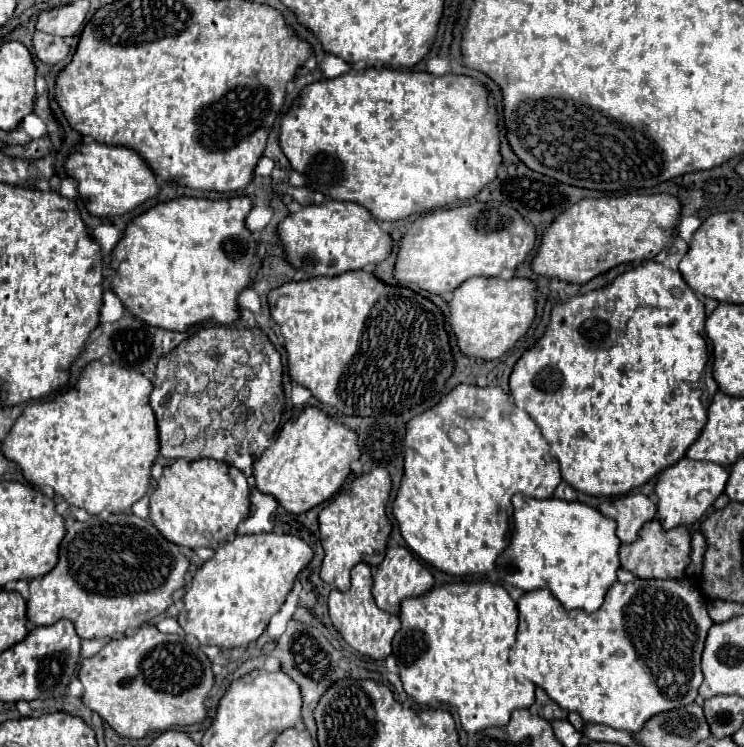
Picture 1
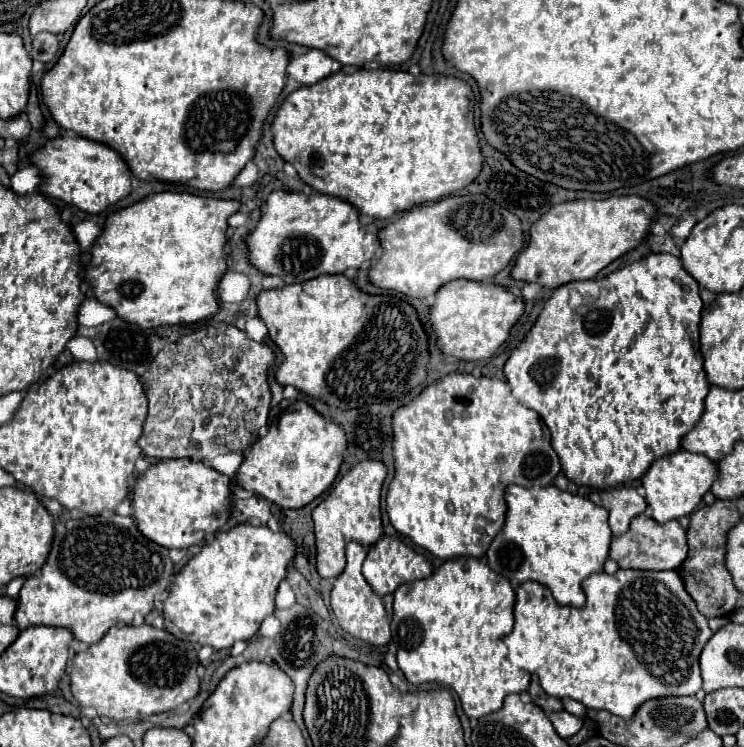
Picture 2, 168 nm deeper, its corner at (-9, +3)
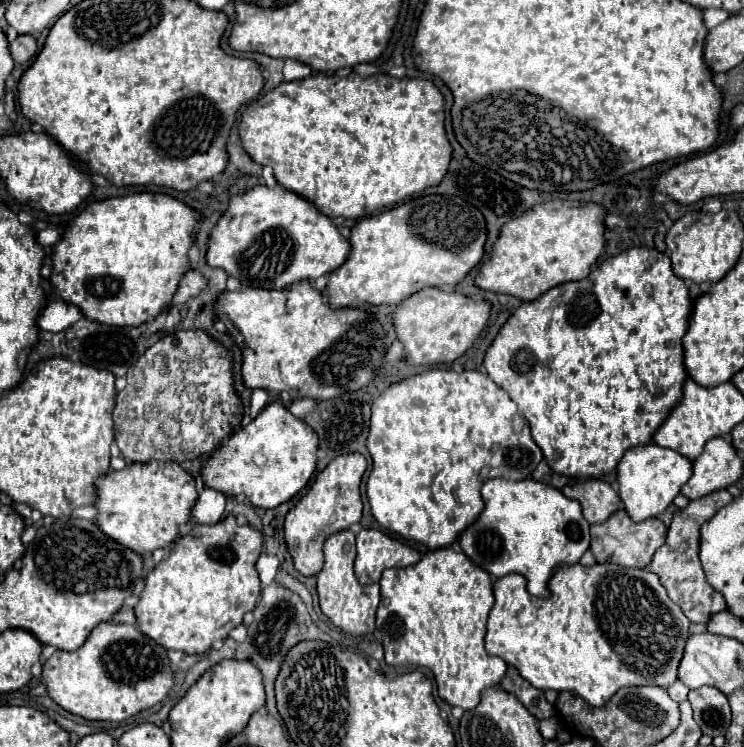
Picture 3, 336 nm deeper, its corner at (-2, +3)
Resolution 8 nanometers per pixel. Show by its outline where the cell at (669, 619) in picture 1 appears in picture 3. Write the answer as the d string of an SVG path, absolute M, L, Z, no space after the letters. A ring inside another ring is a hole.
M560 564L554 574L550 576L548 580L548 590L550 590L550 596L548 598L536 598L536 596L530 596L526 592L526 586L524 586L524 578L520 578L520 574L508 574L504 578L498 578L494 582L494 606L490 610L490 616L488 616L488 632L486 632L486 652L488 654L494 654L494 656L500 656L504 658L506 664L518 668L520 676L524 680L528 680L534 688L540 688L540 690L546 690L546 688L552 688L556 692L560 690L568 690L580 698L584 698L588 704L592 706L604 706L604 702L608 702L608 698L612 698L612 694L616 690L620 690L620 686L644 686L644 684L656 684L656 686L668 686L668 682L676 682L678 680L678 664L680 664L680 658L682 658L682 650L686 646L686 640L688 640L688 618L684 618L682 610L668 598L666 590L660 586L656 574L648 572L648 570L638 570L638 568L624 568L624 566L618 566L618 564L594 564L594 566L582 566L582 564Z

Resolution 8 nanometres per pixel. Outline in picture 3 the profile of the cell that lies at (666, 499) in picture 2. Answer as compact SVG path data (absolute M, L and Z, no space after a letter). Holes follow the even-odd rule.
M644 444L628 450L616 466L616 482L618 496L634 522L642 522L646 518L654 518L664 512L674 496L680 492L680 486L688 482L692 474L692 462L674 450L660 448L656 444Z

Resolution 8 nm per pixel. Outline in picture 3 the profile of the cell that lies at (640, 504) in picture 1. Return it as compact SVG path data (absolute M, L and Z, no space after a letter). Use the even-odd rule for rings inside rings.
M584 480L572 484L572 498L582 504L582 514L590 524L600 524L618 510L620 498L604 480Z

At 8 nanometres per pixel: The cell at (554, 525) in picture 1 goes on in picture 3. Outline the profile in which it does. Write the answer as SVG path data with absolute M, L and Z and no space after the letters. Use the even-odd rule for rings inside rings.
M492 478L480 488L484 510L468 530L458 536L464 554L480 568L494 576L510 572L526 578L526 590L532 596L548 596L548 578L558 564L576 564L590 546L590 524L582 516L580 504L566 498L560 490L526 480L500 480Z

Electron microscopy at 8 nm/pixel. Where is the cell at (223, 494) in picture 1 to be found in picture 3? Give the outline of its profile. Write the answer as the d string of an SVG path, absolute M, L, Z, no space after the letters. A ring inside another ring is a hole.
M176 462L132 464L120 472L108 472L96 480L96 496L96 526L136 554L150 554L156 548L172 546L180 536L178 528L190 522L190 512L198 498L194 478Z

